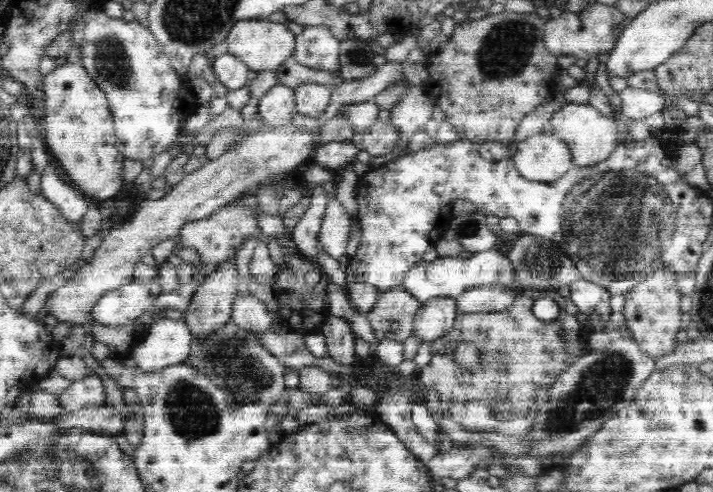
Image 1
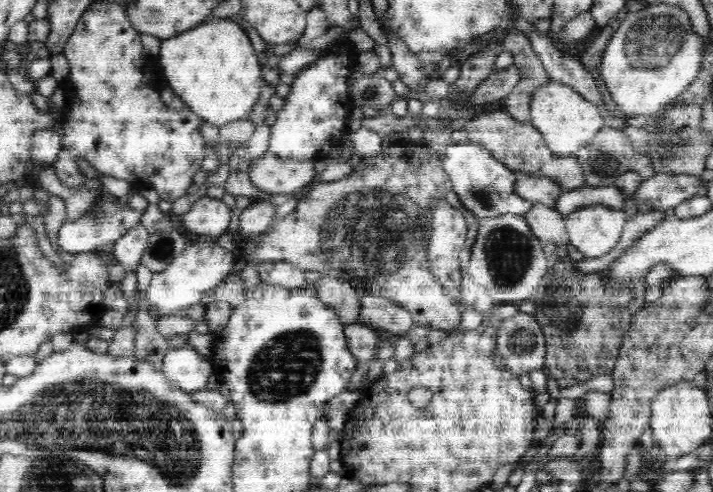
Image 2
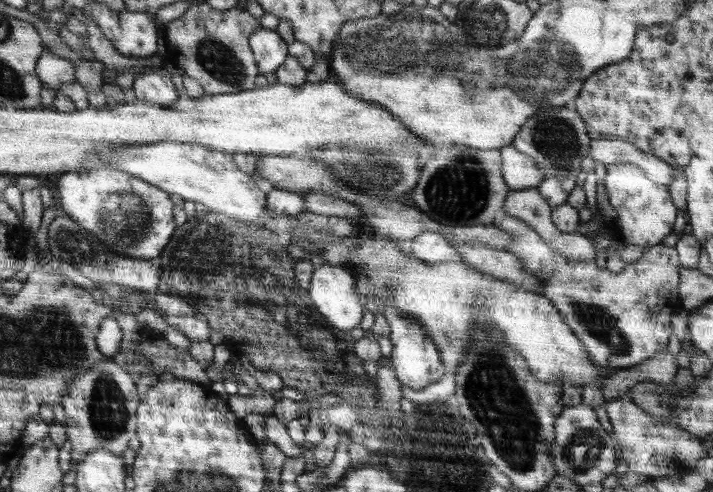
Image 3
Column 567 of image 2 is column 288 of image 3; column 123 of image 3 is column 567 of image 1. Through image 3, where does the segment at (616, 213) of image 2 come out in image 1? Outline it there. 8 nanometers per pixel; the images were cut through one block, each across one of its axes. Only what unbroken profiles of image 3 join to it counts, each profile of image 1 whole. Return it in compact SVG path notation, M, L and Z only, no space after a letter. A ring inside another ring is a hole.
M550 130L520 141L512 159L520 177L540 183L562 178L574 166L568 145Z

